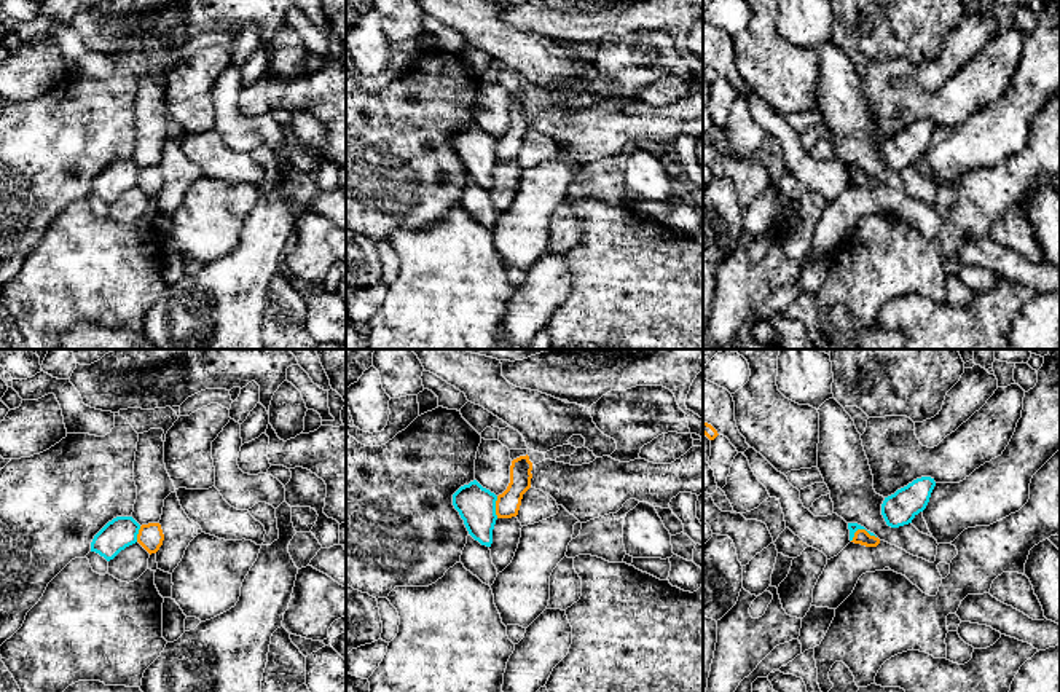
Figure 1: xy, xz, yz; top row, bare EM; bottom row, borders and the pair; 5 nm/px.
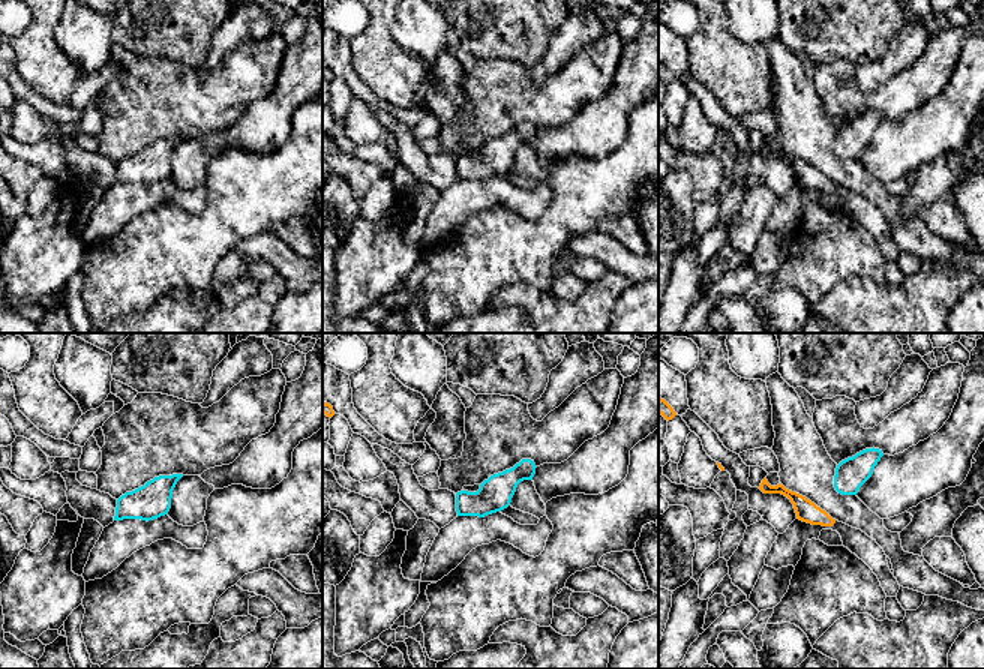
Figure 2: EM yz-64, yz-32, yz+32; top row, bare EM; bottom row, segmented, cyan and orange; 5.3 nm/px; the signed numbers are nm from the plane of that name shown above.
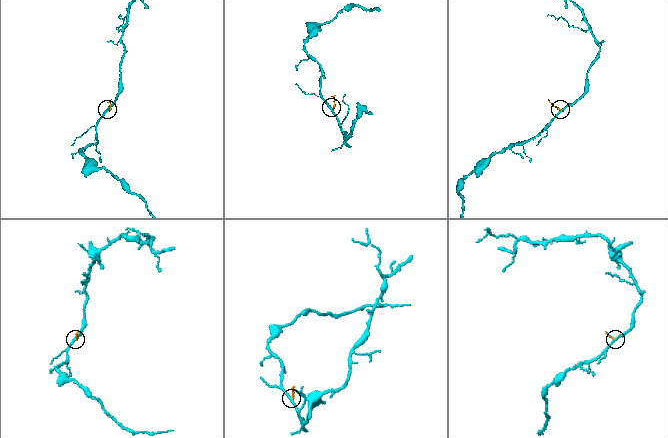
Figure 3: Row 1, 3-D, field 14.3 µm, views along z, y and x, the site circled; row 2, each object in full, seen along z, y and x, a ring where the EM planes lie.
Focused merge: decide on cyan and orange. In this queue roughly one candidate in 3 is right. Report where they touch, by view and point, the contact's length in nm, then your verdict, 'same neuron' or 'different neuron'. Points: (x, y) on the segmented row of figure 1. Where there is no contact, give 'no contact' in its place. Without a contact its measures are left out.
meets cyan in yz at (861, 528); contact 130 nm long; different neuron

